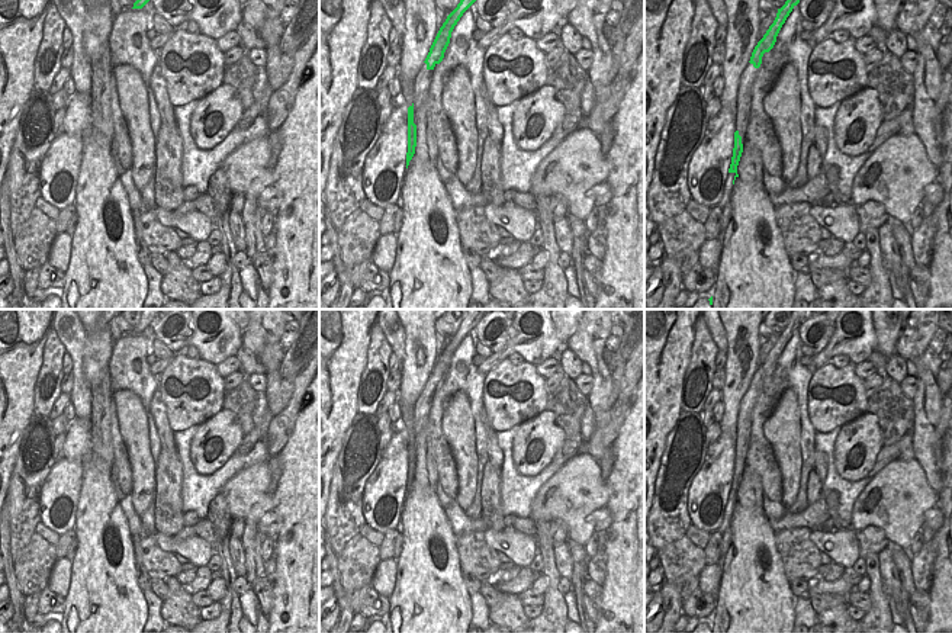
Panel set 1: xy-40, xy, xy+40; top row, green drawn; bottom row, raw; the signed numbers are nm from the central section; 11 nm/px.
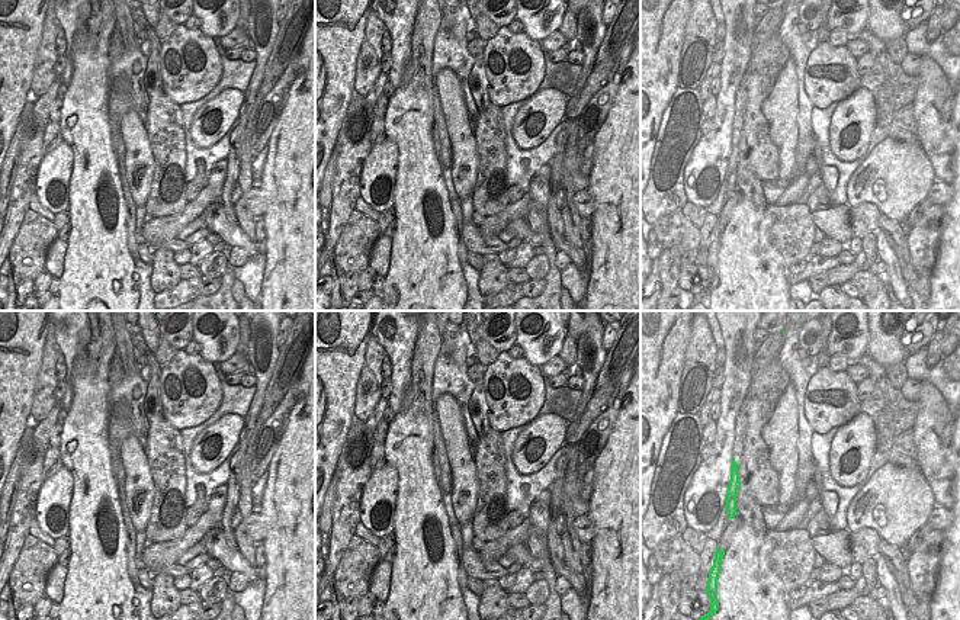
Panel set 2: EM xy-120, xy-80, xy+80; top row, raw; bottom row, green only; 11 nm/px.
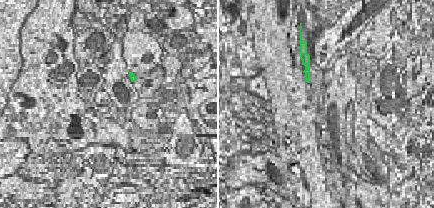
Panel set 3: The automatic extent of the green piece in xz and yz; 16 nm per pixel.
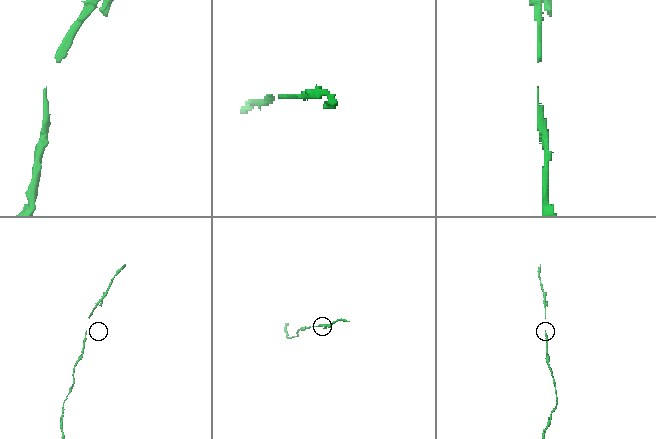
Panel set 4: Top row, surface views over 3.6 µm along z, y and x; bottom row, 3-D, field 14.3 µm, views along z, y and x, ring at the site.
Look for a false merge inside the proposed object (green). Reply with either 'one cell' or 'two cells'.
one cell

